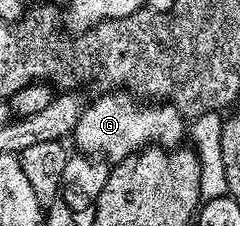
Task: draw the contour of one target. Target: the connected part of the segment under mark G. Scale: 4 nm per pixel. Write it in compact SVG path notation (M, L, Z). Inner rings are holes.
M106 91L97 101L84 106L74 130L76 145L81 154L99 155L115 163L131 153L152 146L176 147L186 135L186 119L167 103L145 103L128 91Z

